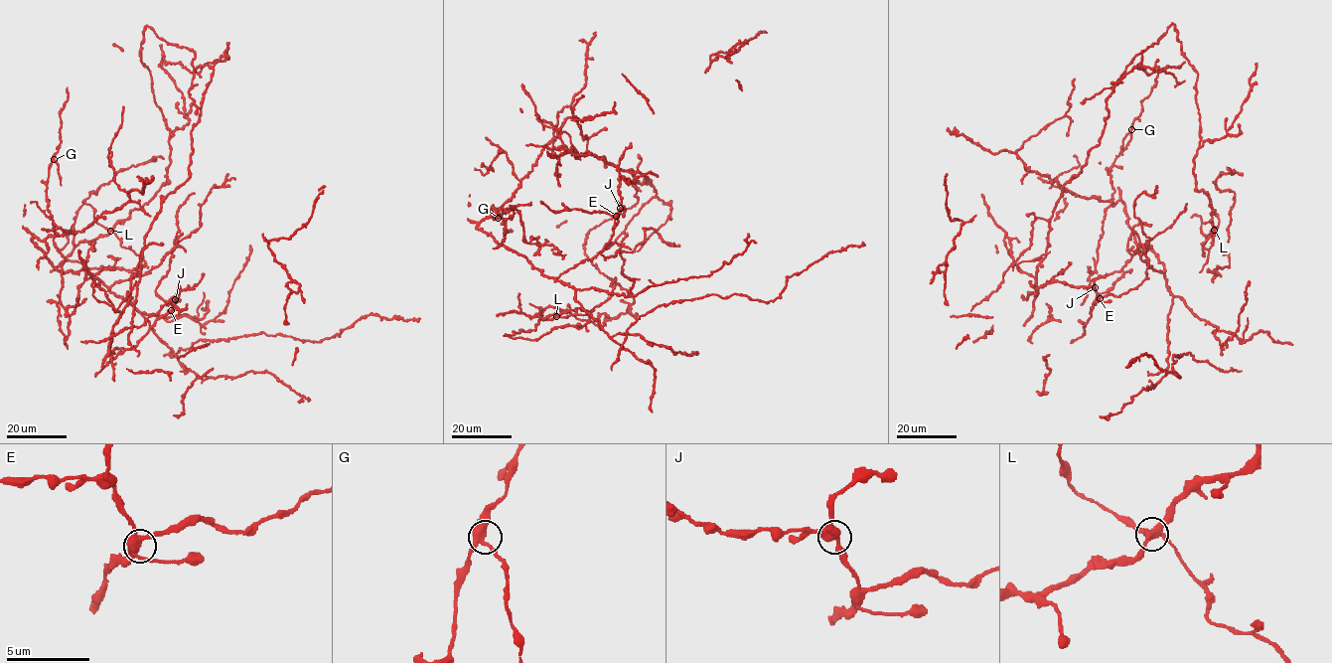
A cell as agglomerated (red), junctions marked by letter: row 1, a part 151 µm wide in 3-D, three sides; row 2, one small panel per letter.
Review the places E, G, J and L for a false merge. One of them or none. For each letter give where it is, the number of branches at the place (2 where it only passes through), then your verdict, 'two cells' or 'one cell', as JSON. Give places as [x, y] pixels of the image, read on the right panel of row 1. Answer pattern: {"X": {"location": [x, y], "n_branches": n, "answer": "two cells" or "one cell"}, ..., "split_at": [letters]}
{"E": {"location": [1100, 298], "n_branches": 4, "answer": "one cell"}, "G": {"location": [1131, 129], "n_branches": 3, "answer": "one cell"}, "J": {"location": [1095, 287], "n_branches": 3, "answer": "one cell"}, "L": {"location": [1214, 230], "n_branches": 4, "answer": "two cells"}, "split_at": ["L"]}

